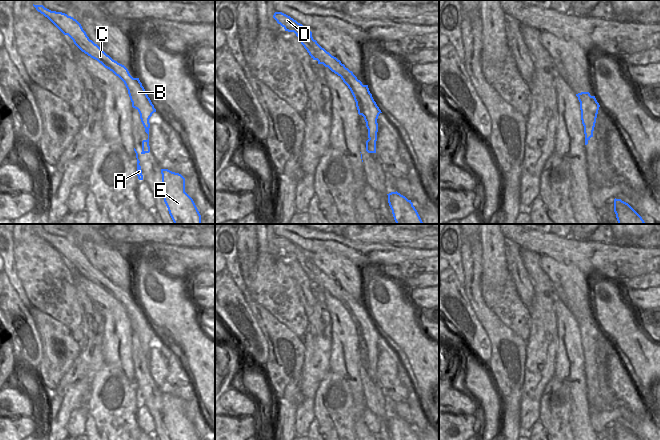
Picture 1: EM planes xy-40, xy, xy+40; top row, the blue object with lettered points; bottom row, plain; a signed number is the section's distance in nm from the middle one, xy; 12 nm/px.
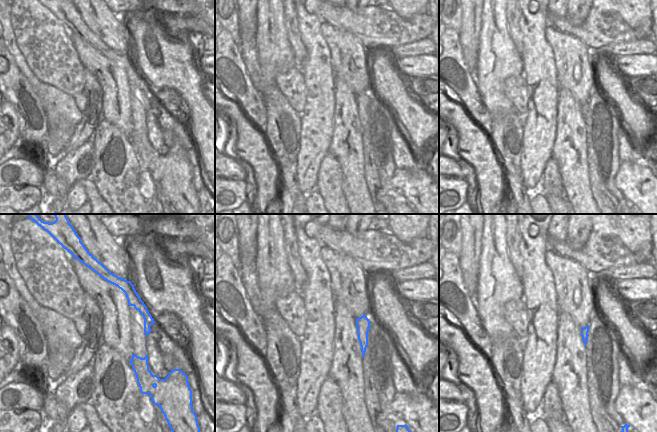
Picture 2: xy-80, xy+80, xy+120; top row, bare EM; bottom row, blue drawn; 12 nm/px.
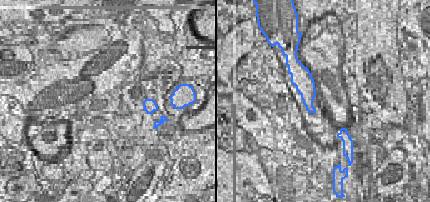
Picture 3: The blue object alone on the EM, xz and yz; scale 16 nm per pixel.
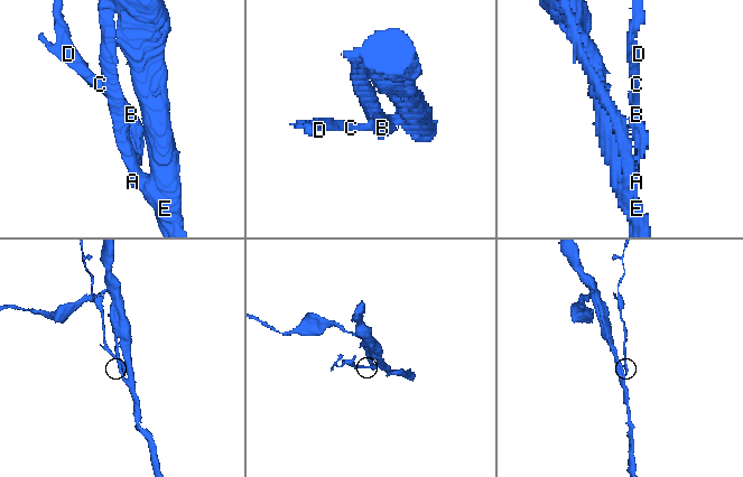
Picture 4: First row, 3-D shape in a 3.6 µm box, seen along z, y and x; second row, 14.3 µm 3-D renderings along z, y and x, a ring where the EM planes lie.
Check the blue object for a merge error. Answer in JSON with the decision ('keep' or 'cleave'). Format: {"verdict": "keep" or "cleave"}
{"verdict": "cleave"}

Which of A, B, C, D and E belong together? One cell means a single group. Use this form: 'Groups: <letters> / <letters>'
Groups: A E / B C D

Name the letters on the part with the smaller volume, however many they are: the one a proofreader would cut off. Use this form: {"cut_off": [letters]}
{"cut_off": ["B", "C", "D"]}

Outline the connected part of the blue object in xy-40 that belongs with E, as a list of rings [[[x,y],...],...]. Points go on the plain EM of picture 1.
[[[161,393],[162,420],[170,440],[201,440],[193,423],[185,416],[185,402],[168,393]]]

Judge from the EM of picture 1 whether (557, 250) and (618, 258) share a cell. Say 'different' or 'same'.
same

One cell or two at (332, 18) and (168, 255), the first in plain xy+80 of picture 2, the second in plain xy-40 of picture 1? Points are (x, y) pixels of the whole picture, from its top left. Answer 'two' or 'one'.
one

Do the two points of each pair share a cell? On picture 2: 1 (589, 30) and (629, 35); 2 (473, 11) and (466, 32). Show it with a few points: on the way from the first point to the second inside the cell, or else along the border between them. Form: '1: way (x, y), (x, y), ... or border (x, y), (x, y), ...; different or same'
1: way (599, 31), (604, 34), (619, 34); same
2: way (471, 16), (471, 27); same

